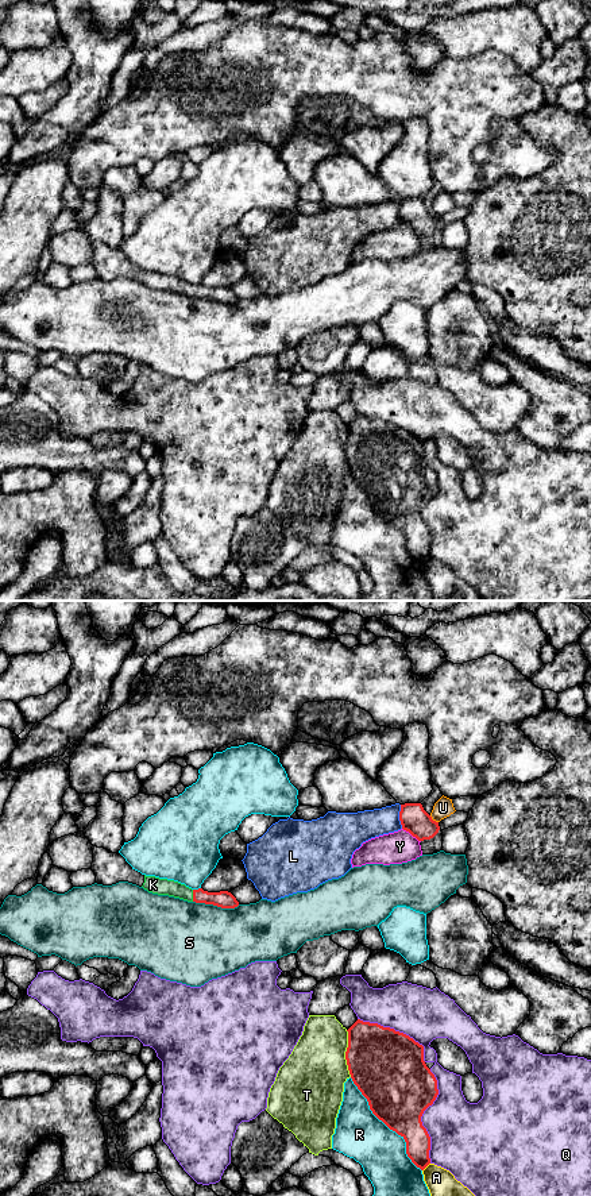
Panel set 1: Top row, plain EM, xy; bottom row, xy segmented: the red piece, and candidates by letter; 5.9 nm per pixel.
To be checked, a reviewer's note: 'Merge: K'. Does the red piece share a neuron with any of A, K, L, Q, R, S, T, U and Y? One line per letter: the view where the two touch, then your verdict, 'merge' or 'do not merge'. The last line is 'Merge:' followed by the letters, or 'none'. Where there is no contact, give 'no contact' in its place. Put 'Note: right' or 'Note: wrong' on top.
Note: right
A: contact in xy; do not merge
K: contact in xy; merge
L: contact in xy; do not merge
Q: contact in xy; do not merge
R: contact in xy; do not merge
S: contact in xy; do not merge
T: contact in xy; do not merge
U: contact in xy; do not merge
Y: contact in xy; do not merge
Merge: K

